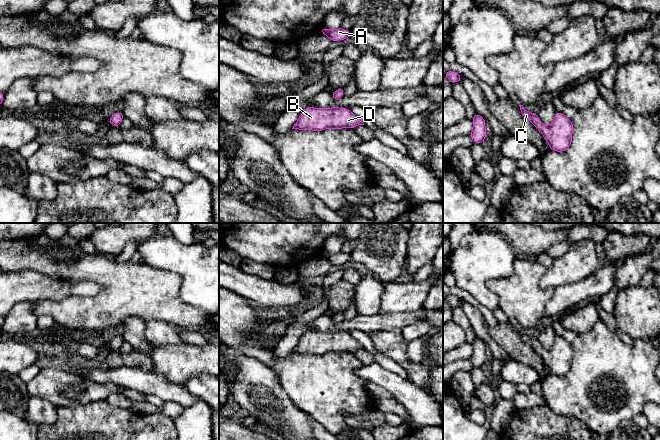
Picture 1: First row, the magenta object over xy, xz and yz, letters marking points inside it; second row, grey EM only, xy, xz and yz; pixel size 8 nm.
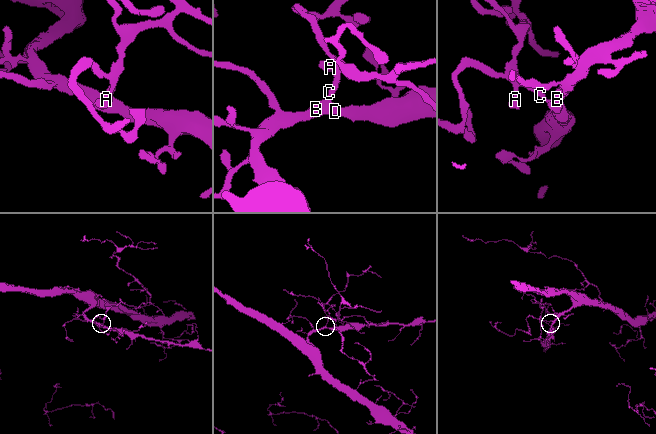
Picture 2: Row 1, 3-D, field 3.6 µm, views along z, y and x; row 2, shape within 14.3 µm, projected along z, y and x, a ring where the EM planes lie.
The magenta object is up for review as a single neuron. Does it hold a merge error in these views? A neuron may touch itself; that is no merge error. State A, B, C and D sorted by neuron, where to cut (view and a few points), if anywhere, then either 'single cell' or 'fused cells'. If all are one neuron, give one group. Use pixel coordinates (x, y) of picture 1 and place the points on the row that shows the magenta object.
groups A B C D; cut none; single cell

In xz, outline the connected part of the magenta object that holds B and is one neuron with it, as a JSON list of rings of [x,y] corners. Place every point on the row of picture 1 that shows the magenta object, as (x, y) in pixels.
[[[307,107],[300,114],[292,129],[321,132],[324,129],[353,129],[364,123],[347,108]]]

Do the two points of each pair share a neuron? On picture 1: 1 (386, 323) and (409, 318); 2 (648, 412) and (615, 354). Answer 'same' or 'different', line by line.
1: same
2: different

